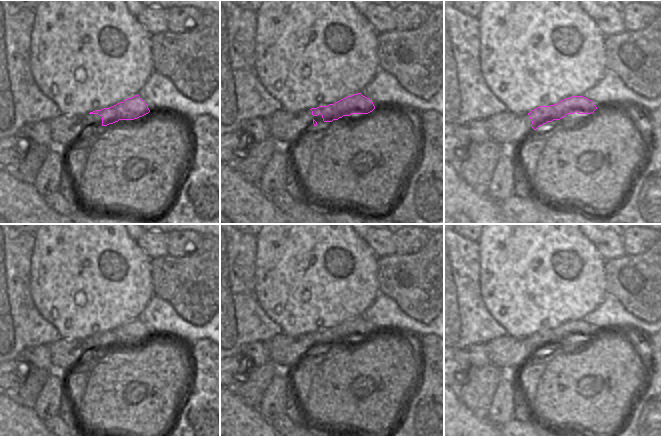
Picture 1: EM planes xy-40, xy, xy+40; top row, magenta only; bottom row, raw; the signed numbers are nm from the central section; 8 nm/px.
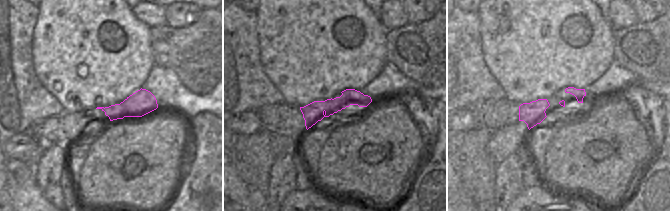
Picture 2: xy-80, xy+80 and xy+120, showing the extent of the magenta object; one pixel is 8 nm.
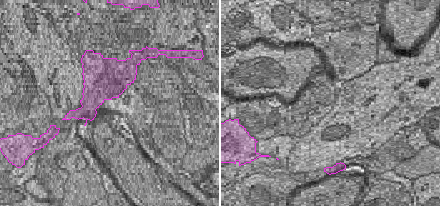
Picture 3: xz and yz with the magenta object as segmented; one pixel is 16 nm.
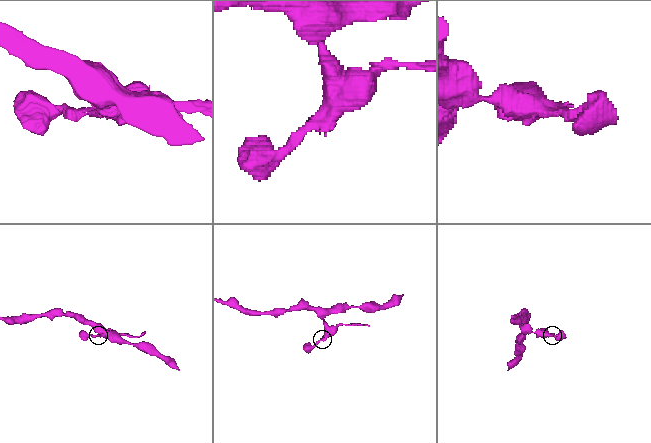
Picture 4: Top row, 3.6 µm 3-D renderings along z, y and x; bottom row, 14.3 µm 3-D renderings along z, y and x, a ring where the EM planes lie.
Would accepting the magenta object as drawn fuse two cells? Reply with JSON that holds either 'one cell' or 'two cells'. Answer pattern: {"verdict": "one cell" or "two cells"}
{"verdict": "two cells"}

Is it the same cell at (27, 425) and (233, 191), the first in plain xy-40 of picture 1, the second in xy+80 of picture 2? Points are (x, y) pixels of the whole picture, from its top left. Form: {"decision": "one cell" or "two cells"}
{"decision": "one cell"}

